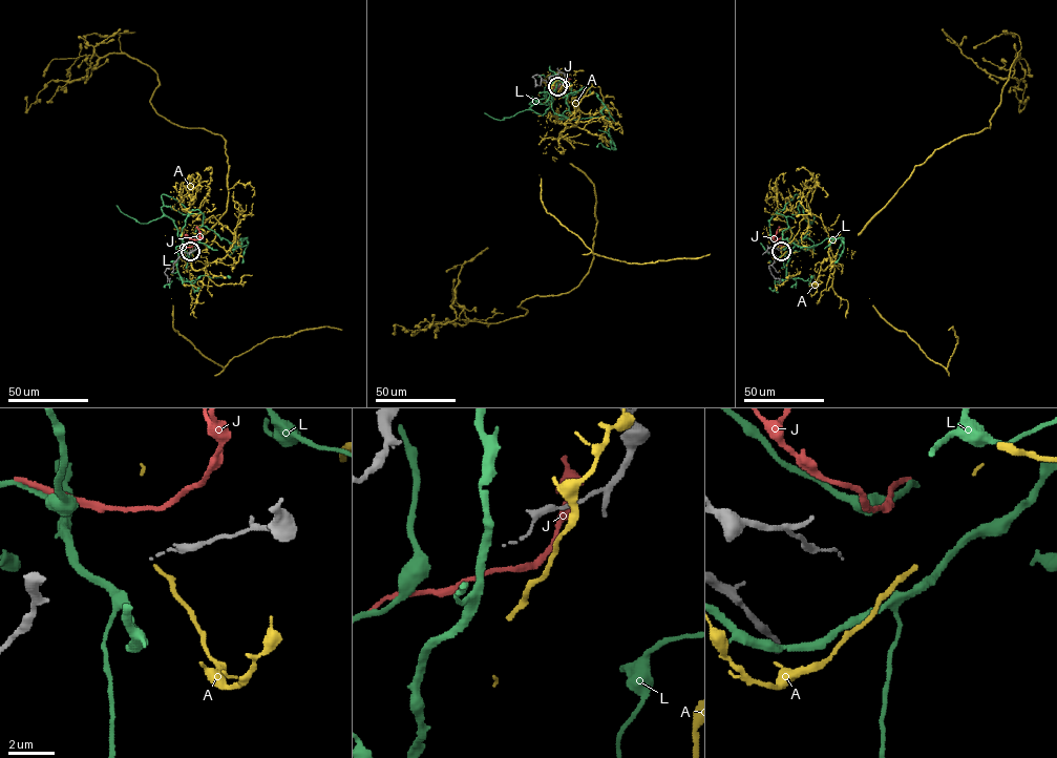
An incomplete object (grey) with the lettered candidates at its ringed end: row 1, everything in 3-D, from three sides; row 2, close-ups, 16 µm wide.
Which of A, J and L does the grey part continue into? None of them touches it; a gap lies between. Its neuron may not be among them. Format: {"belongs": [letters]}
{"belongs": ["A"]}

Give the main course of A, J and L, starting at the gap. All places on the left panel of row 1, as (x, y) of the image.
A: (191, 253), (250, 213), (191, 266), (226, 141), (161, 117), (125, 54), (84, 78), (120, 29)
J: (190, 248), (199, 238), (196, 226)
L: (188, 254), (162, 211), (163, 194), (201, 211), (188, 215), (183, 247), (175, 248), (181, 278), (231, 276)

